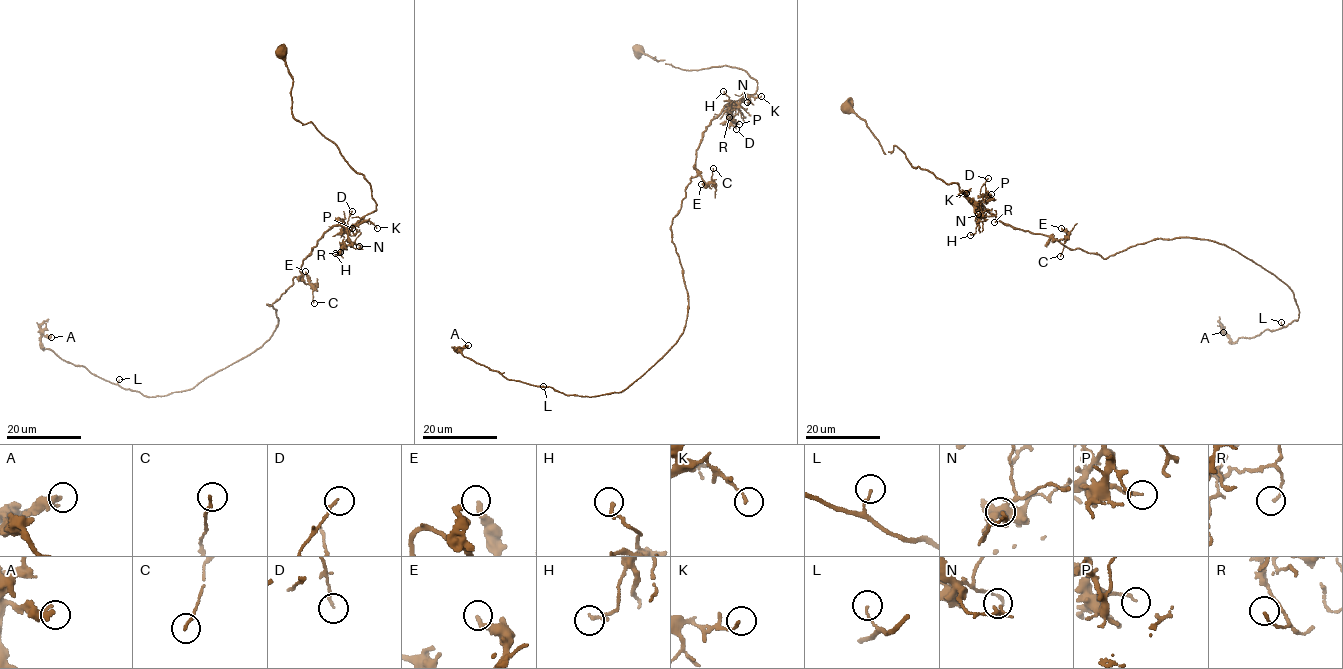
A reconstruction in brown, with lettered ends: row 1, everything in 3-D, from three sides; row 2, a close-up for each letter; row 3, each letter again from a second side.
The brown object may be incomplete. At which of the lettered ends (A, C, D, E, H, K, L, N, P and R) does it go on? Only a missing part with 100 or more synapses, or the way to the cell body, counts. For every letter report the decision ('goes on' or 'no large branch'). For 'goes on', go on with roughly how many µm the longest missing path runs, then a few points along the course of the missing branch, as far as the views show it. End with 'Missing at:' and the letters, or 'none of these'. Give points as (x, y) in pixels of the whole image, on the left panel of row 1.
A: no large branch
C: no large branch
D: no large branch
E: no large branch
H: no large branch
K: no large branch
L: no large branch
N: no large branch
P: no large branch
R: no large branch
Missing at: none of these

